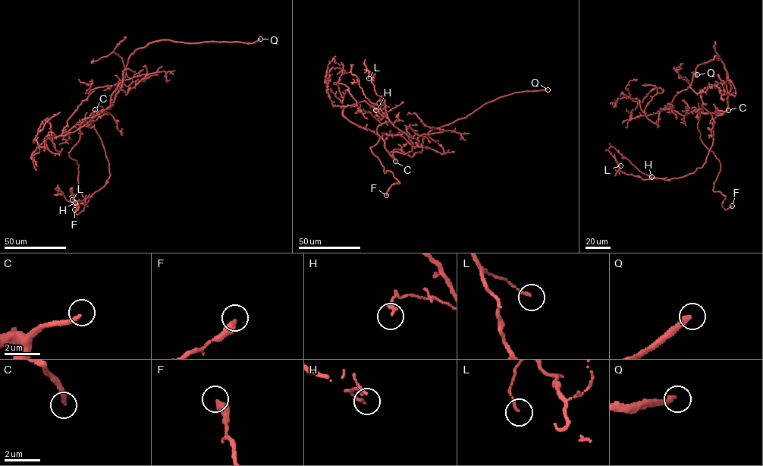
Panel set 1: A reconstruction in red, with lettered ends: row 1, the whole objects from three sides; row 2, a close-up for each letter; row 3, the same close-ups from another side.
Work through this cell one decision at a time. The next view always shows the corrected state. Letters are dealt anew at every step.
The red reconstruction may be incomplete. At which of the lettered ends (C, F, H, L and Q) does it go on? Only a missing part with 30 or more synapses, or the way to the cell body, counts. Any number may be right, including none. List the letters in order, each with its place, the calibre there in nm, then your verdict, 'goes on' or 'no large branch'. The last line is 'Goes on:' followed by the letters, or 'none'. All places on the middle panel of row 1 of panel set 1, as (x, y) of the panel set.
C: (395, 161) | 220 nm | goes on
F: (386, 195) | 360 nm | no large branch
H: (375, 110) | 170 nm | no large branch
L: (368, 78) | 130 nm | no large branch
Q: (547, 89) | 280 nm | goes on
Goes on: C, Q

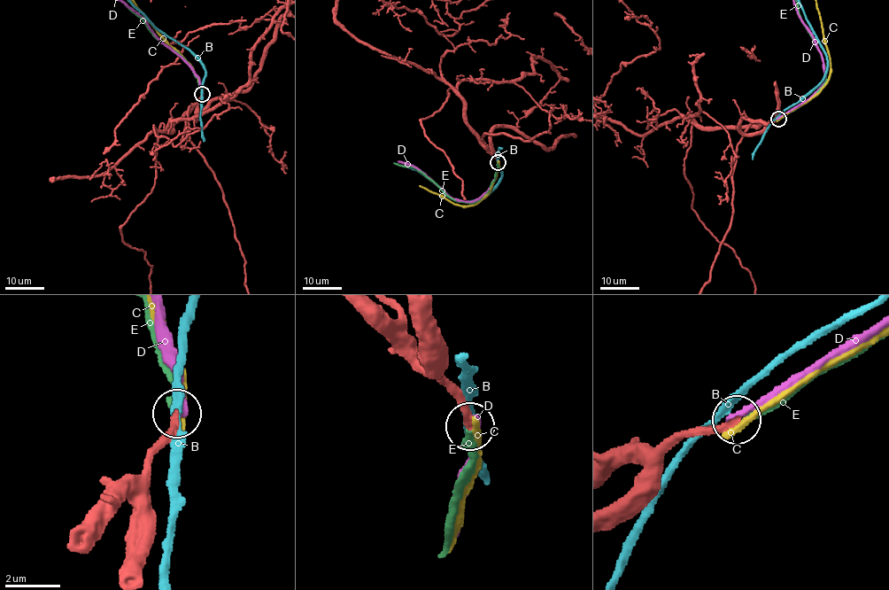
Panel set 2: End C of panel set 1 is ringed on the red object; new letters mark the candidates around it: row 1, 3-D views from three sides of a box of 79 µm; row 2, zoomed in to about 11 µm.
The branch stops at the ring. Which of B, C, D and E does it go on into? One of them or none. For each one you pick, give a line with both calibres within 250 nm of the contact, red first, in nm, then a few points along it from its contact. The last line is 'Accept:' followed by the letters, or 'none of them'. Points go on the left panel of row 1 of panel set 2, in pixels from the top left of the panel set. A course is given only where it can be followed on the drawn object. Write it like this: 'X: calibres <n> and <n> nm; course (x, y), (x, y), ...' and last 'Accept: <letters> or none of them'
D: calibres 280 and 300 nm
Accept: D

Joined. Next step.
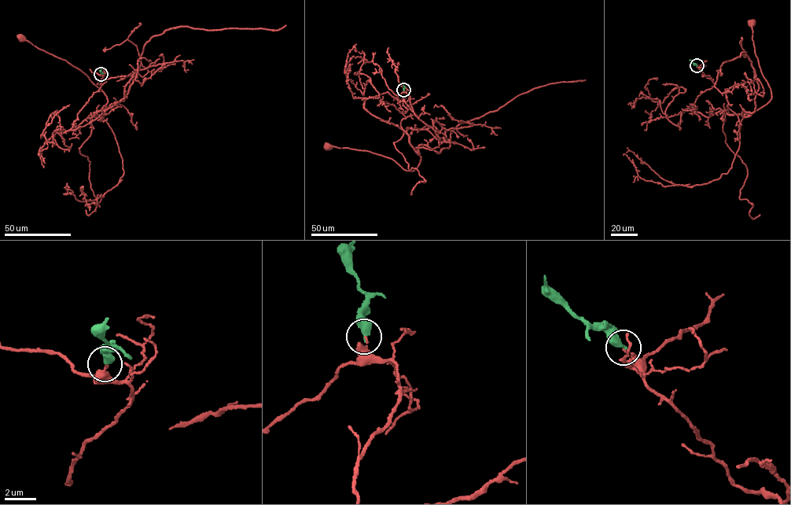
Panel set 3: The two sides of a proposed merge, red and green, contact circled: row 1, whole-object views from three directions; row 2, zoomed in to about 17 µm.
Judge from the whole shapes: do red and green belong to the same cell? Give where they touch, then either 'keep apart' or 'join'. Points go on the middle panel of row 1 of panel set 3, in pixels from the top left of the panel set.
(403, 90) | keep apart

